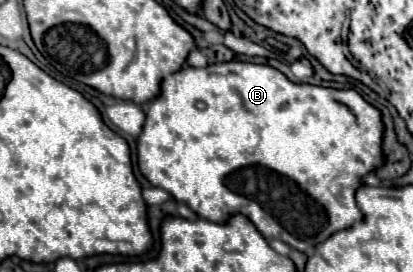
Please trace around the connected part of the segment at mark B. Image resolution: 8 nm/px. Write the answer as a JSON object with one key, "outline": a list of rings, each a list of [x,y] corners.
{"outline":[[[224,62],[224,64],[210,64],[206,68],[192,68],[184,66],[180,72],[168,76],[162,82],[162,92],[150,102],[150,108],[146,112],[146,124],[138,138],[138,168],[140,172],[158,188],[164,188],[174,196],[176,202],[188,204],[200,218],[212,220],[212,222],[226,222],[234,214],[248,216],[254,226],[260,230],[260,234],[266,240],[278,238],[286,242],[288,246],[312,254],[314,246],[322,244],[332,234],[346,230],[362,220],[362,212],[356,204],[356,190],[362,186],[362,178],[374,170],[378,170],[384,164],[384,150],[382,150],[382,138],[384,138],[384,122],[382,112],[354,92],[354,90],[336,90],[336,88],[324,88],[324,86],[312,86],[312,84],[294,84],[290,82],[280,70],[272,66],[262,64],[248,64],[248,62]]]}

